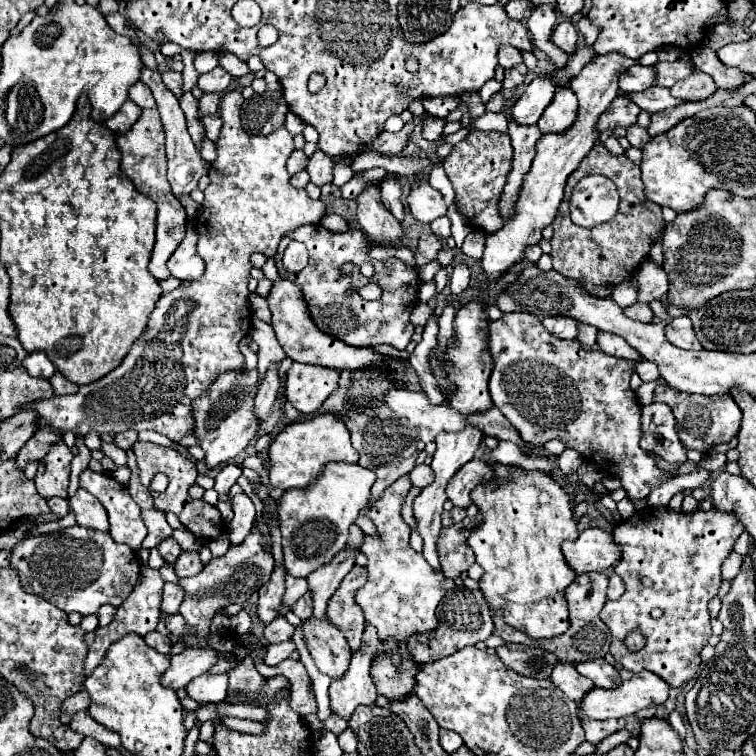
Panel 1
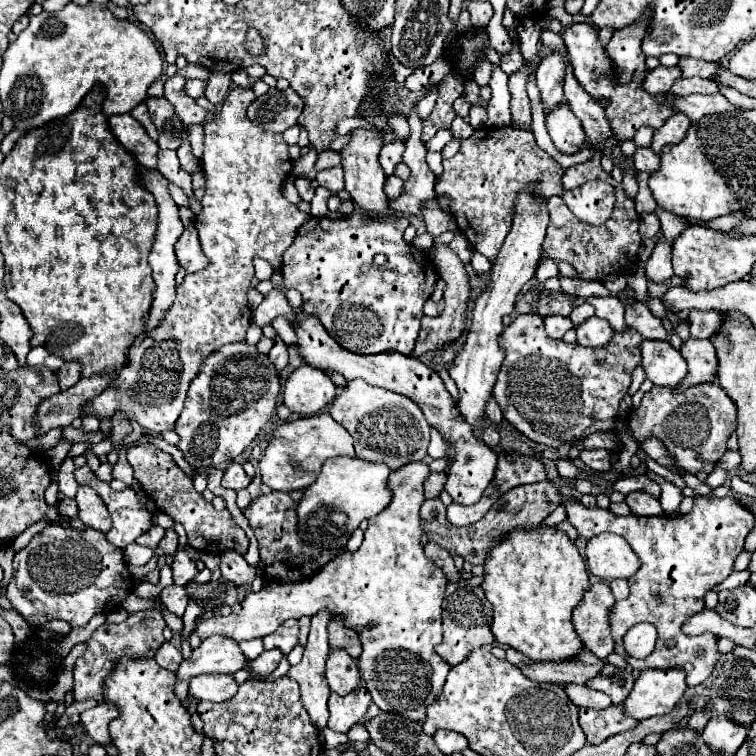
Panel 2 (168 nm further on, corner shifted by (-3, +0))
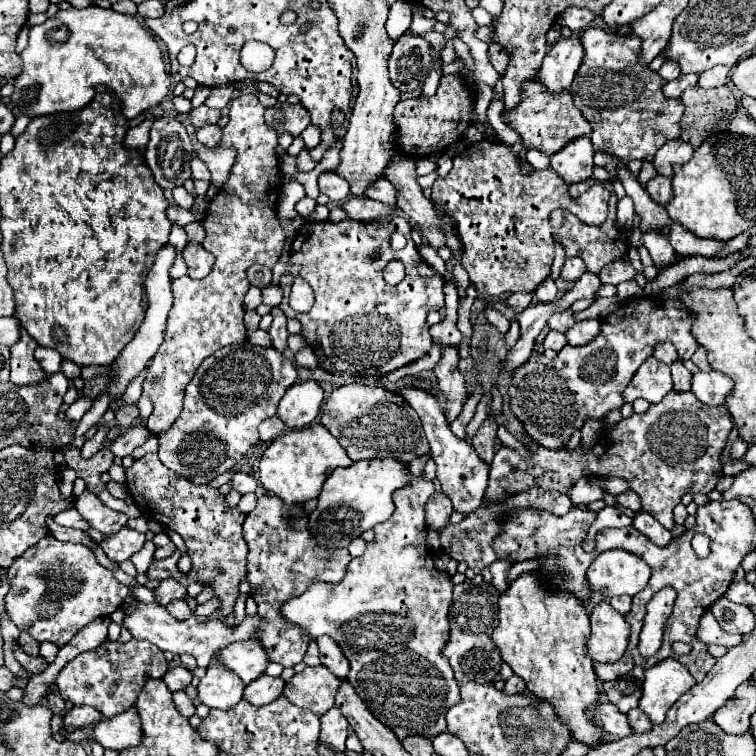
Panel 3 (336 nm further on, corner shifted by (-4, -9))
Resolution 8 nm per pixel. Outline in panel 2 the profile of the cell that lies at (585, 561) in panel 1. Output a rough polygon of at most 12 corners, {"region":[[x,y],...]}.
{"region":[[618,534],[588,540],[586,568],[604,582],[632,578],[640,558]]}

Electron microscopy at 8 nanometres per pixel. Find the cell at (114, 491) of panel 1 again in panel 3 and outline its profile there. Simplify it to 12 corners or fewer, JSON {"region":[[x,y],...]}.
{"region":[[125,525],[99,545],[111,561],[137,553],[145,535]]}

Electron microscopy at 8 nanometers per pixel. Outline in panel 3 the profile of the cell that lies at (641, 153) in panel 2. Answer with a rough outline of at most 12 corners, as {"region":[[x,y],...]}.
{"region":[[655,175],[647,193],[665,205],[671,193],[671,179]]}

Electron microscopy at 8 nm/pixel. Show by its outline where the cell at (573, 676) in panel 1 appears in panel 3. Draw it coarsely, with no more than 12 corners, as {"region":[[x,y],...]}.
{"region":[[607,701],[587,709],[595,727],[627,737],[627,715]]}

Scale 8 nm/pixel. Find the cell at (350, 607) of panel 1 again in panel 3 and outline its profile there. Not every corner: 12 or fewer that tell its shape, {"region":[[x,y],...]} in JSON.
{"region":[[321,635],[321,663],[339,679],[349,673],[349,661],[331,637]]}

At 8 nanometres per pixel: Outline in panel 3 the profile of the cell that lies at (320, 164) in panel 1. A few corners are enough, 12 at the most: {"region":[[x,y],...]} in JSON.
{"region":[[335,173],[319,175],[319,191],[335,203],[349,197],[349,183]]}

